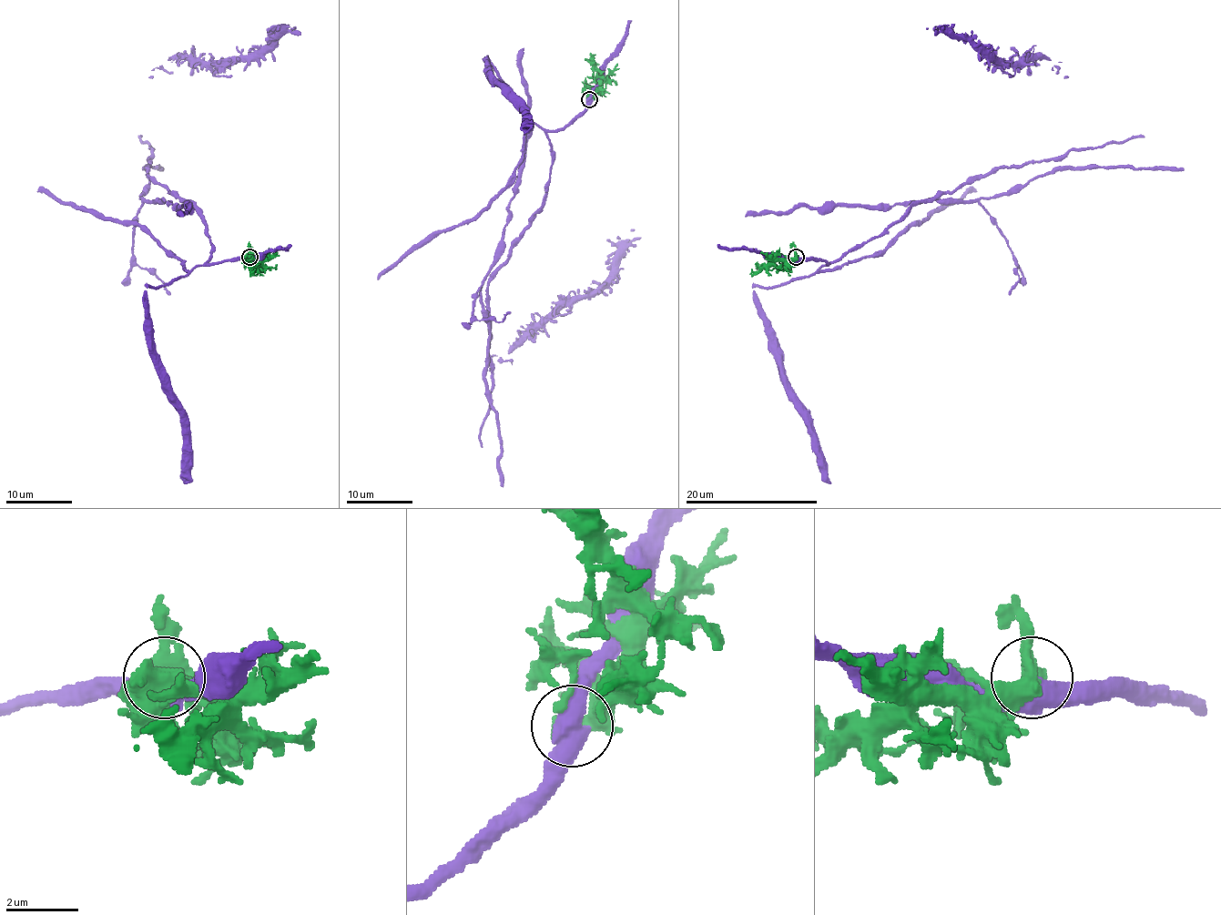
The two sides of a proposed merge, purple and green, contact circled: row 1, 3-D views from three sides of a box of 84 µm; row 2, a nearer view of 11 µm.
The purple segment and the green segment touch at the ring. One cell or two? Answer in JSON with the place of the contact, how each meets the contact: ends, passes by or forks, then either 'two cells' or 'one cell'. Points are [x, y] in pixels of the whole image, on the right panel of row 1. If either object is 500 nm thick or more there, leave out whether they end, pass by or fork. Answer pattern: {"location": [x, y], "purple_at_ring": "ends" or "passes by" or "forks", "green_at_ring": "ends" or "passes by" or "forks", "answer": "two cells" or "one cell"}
{"location": [796, 257], "answer": "two cells"}

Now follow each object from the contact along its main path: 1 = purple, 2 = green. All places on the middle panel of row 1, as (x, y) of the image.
1: (589, 100), (546, 133), (546, 201), (488, 281), (487, 359), (480, 291), (523, 159), (523, 47)
2: (589, 98), (599, 86), (599, 70), (591, 52)

